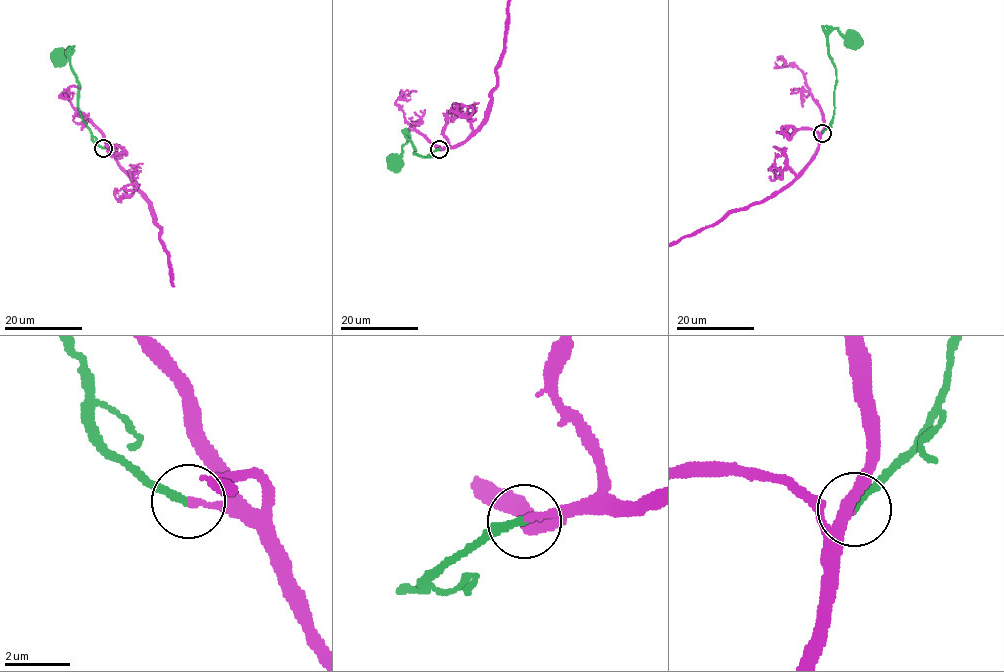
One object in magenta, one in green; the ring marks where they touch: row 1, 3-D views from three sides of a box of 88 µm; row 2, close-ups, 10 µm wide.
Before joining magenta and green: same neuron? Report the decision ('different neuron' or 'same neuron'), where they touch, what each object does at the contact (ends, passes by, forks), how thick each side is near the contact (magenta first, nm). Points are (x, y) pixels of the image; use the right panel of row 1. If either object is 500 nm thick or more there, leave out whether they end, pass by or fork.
same neuron | (822, 133) | magenta ends | green ends | 180/240 nm

